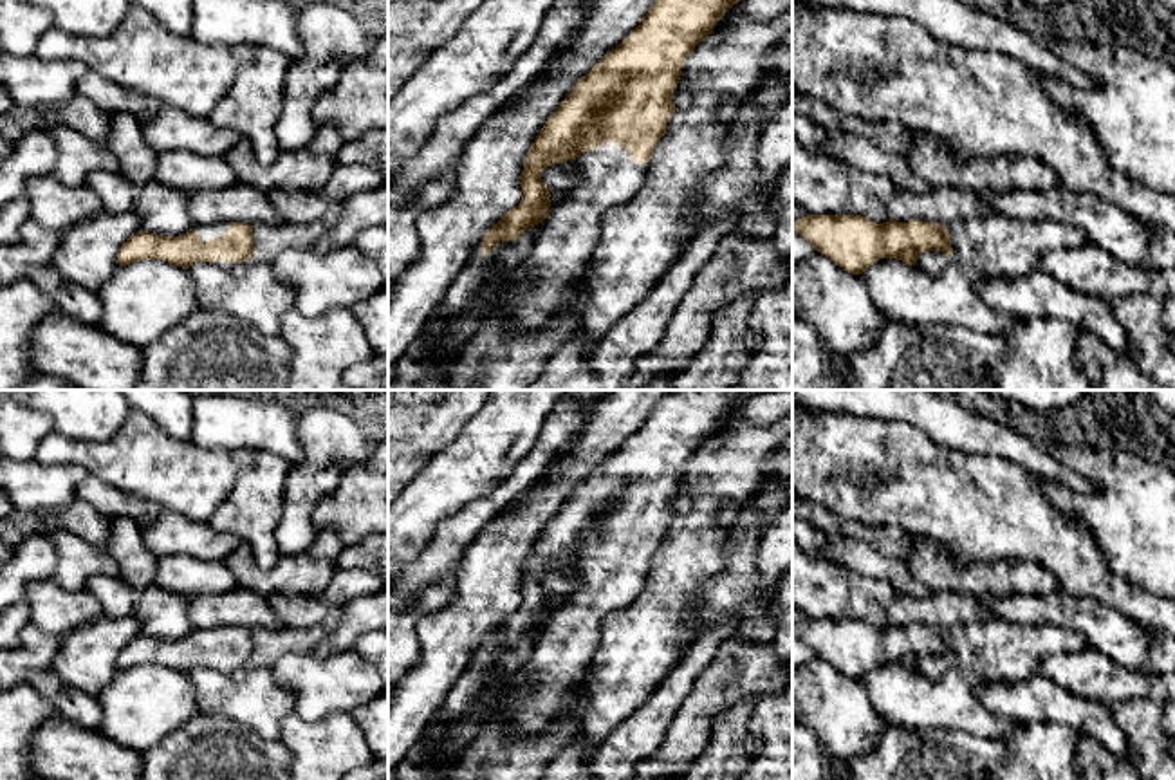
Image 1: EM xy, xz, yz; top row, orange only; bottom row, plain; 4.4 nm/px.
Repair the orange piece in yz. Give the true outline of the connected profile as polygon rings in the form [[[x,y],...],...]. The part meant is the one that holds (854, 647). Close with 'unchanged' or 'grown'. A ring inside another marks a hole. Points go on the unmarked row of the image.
[[[807,619],[794,628],[794,636],[852,679],[863,679],[879,663],[897,663],[908,670],[917,670],[924,655],[942,655],[953,663],[948,630],[919,623],[875,628],[861,619]]]; unchanged

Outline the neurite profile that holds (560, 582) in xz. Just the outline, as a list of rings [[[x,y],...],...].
[[[578,562],[567,567],[556,567],[541,576],[541,585],[550,594],[550,614],[572,594],[578,581],[576,565]]]

